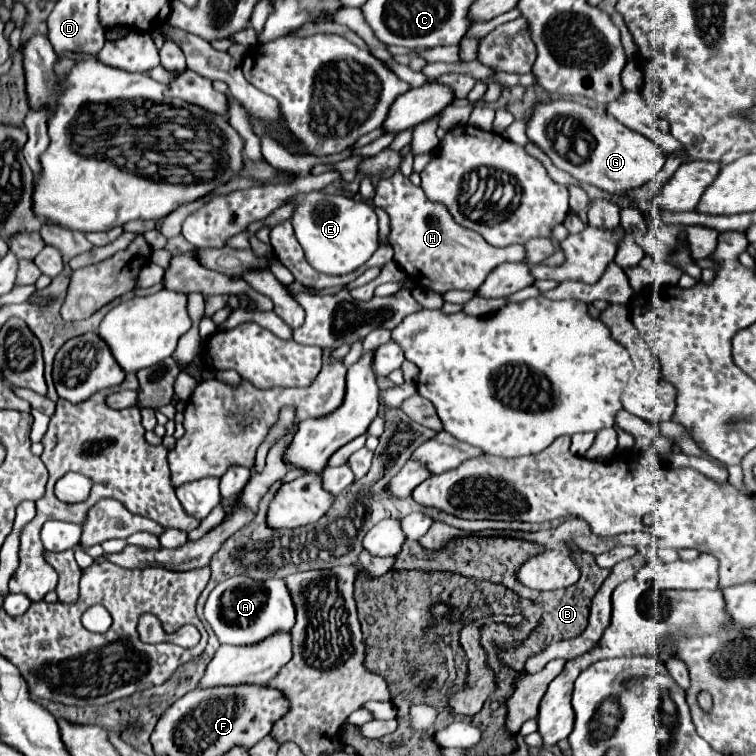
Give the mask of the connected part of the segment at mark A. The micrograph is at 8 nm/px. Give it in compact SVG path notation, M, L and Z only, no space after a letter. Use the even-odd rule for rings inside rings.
M232 576L210 592L204 606L204 616L220 644L252 646L254 642L262 642L262 638L270 638L270 634L278 634L278 630L292 630L294 604L282 580L272 578L266 582L256 582L250 576Z

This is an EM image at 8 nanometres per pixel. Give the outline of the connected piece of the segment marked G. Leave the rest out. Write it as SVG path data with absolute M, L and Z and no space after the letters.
M570 100L538 102L530 112L526 134L552 158L554 166L580 182L588 182L620 198L628 198L632 188L650 182L666 162L666 156L650 138L632 132L612 116L596 114L586 104Z

